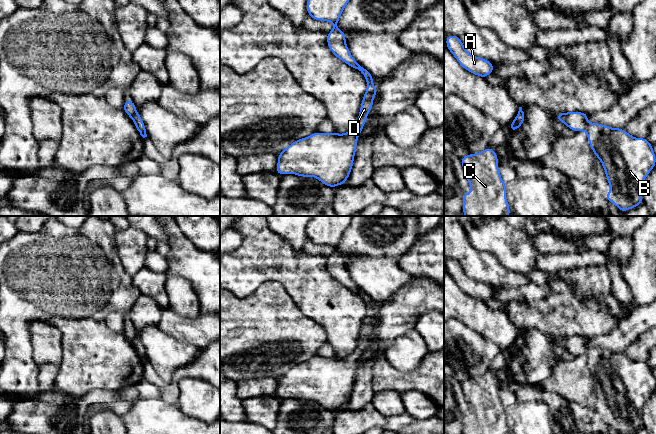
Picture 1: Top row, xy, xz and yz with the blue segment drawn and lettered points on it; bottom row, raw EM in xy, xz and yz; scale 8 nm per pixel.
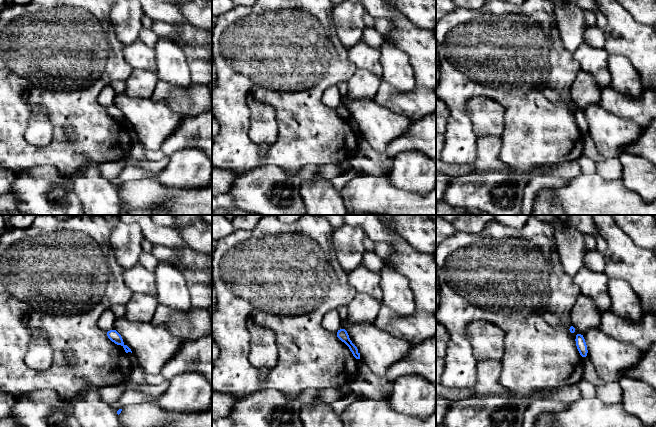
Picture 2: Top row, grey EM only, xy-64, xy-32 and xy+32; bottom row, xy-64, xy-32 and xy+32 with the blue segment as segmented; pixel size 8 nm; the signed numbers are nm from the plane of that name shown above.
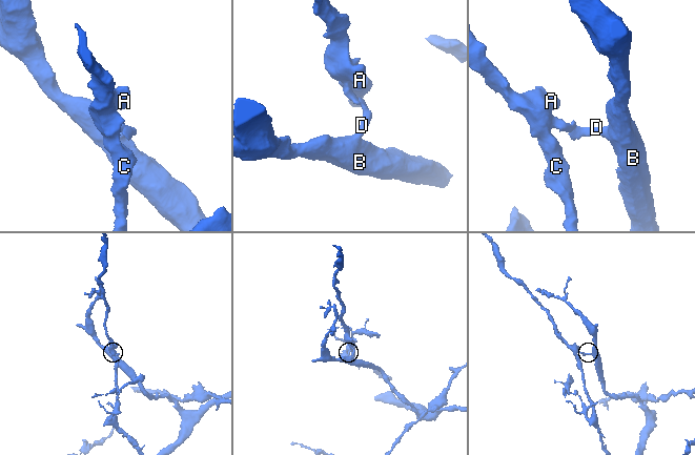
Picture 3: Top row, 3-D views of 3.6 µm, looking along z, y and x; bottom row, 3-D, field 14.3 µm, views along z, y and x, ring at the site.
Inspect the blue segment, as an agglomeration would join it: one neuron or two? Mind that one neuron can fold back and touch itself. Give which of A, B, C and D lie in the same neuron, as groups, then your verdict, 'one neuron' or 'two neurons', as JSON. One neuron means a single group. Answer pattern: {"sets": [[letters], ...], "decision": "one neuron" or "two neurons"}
{"sets": [["A", "C"], ["B", "D"]], "decision": "two neurons"}

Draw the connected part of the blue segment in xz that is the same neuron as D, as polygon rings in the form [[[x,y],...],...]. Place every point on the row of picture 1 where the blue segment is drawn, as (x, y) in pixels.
[[[361,65],[358,70],[365,77],[367,87],[355,126],[343,134],[315,132],[295,140],[277,155],[276,173],[280,176],[295,174],[300,177],[315,177],[332,188],[346,183],[353,167],[357,138],[377,94],[373,75]]]

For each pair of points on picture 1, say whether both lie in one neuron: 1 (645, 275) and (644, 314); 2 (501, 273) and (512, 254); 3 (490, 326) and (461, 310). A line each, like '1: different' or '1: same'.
1: different
2: different
3: same

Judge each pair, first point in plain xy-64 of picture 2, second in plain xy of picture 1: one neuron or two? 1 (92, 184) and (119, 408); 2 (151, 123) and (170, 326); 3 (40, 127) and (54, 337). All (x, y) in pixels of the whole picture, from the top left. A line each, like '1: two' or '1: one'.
1: two
2: two
3: one

